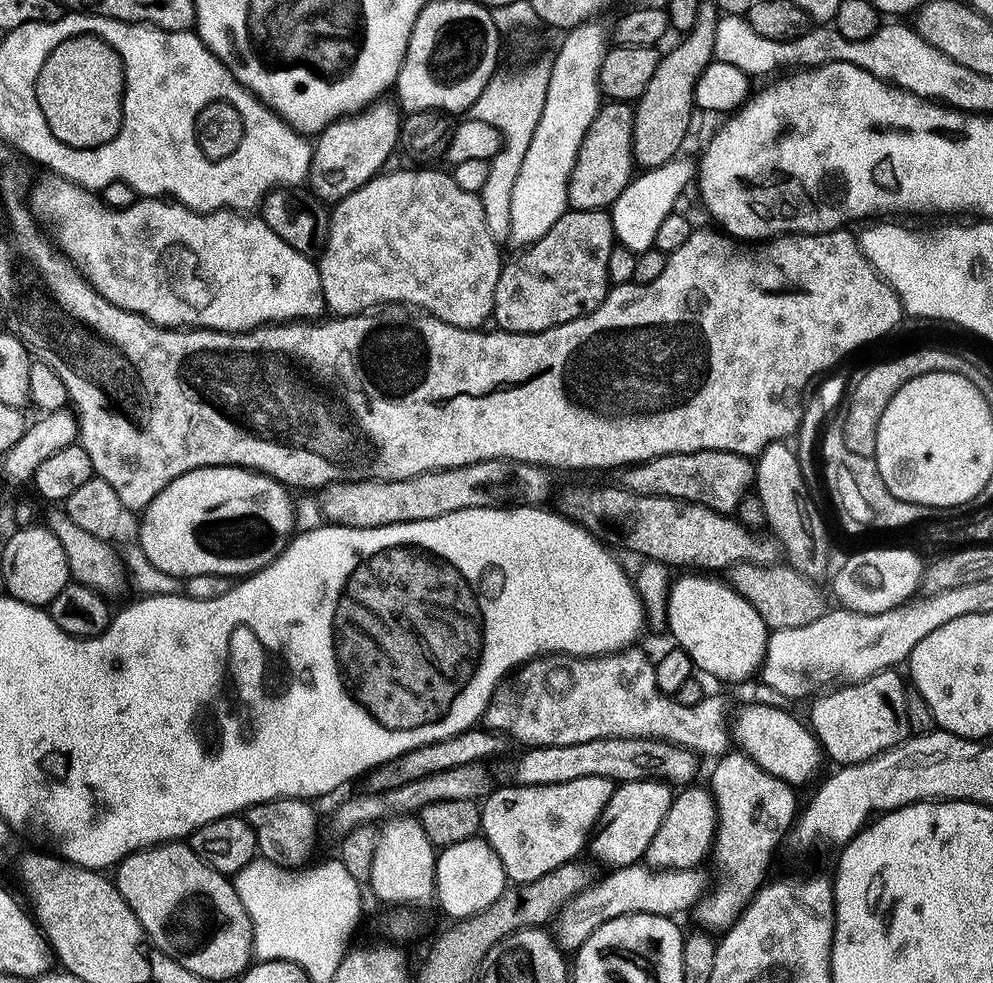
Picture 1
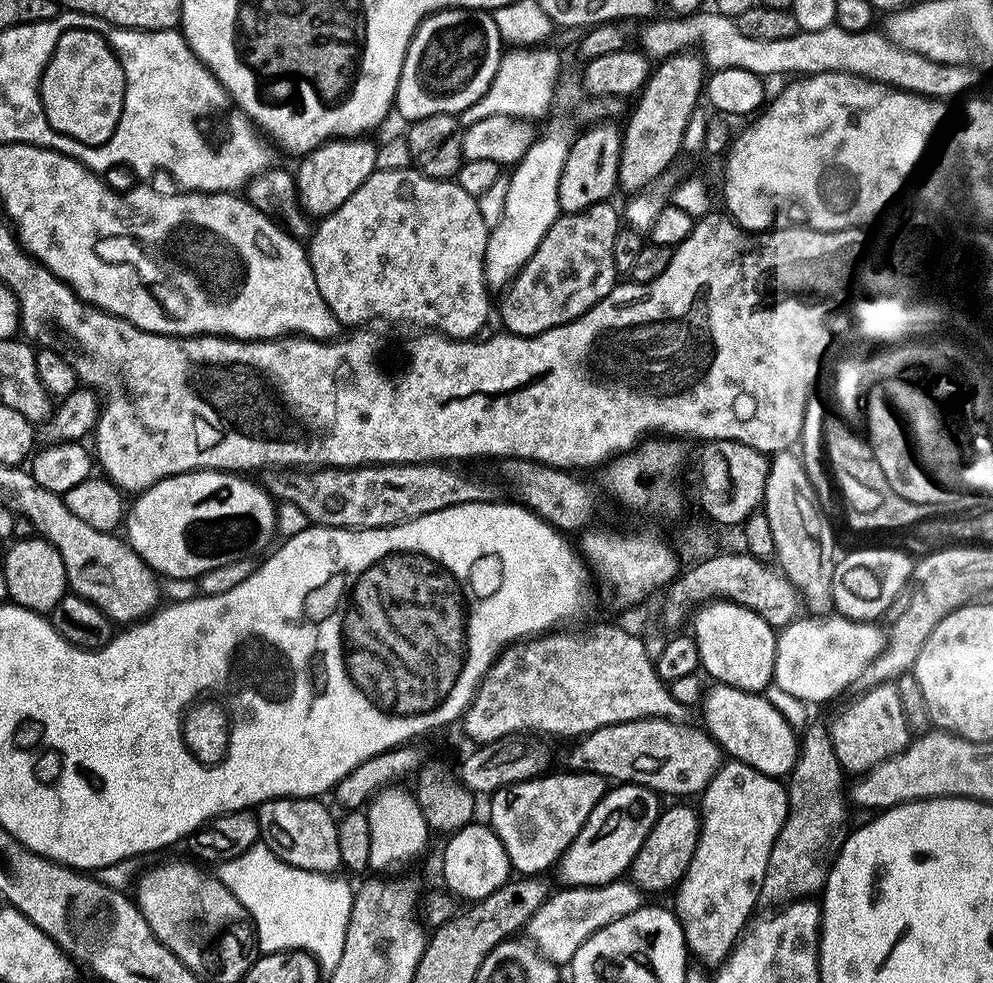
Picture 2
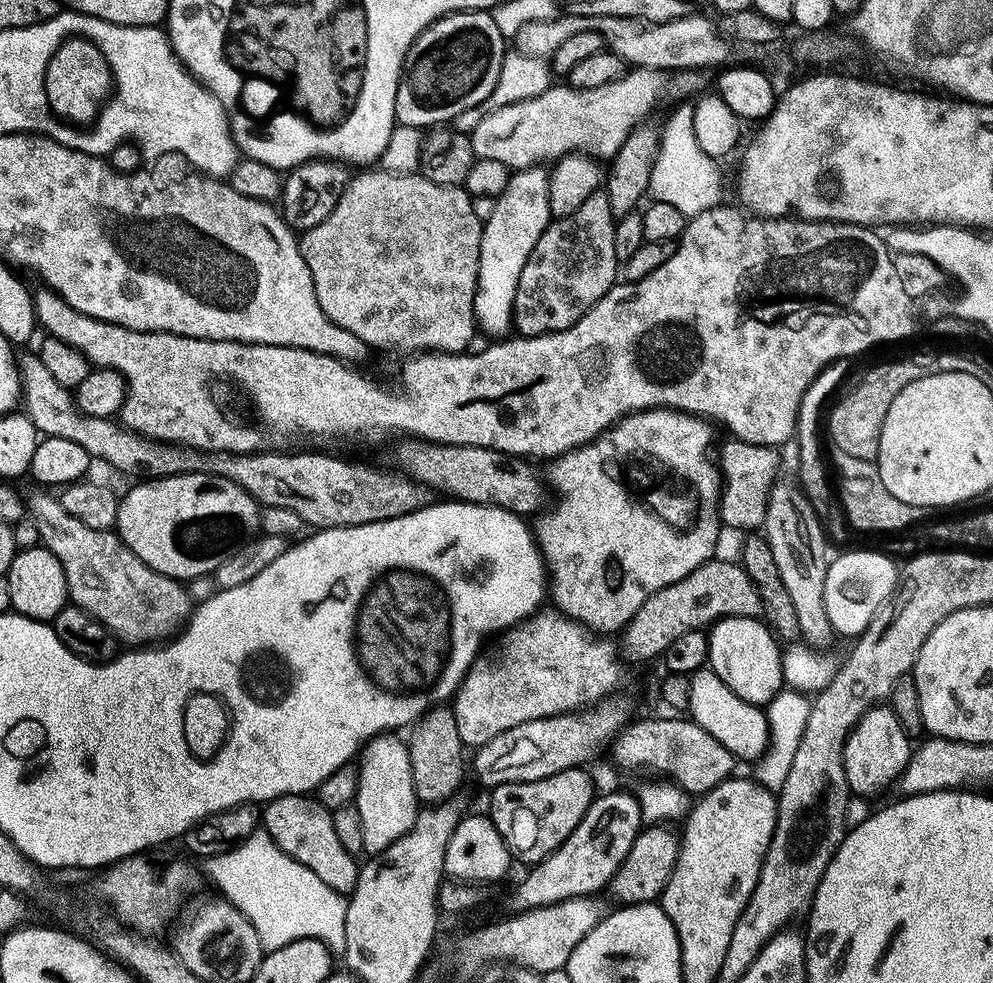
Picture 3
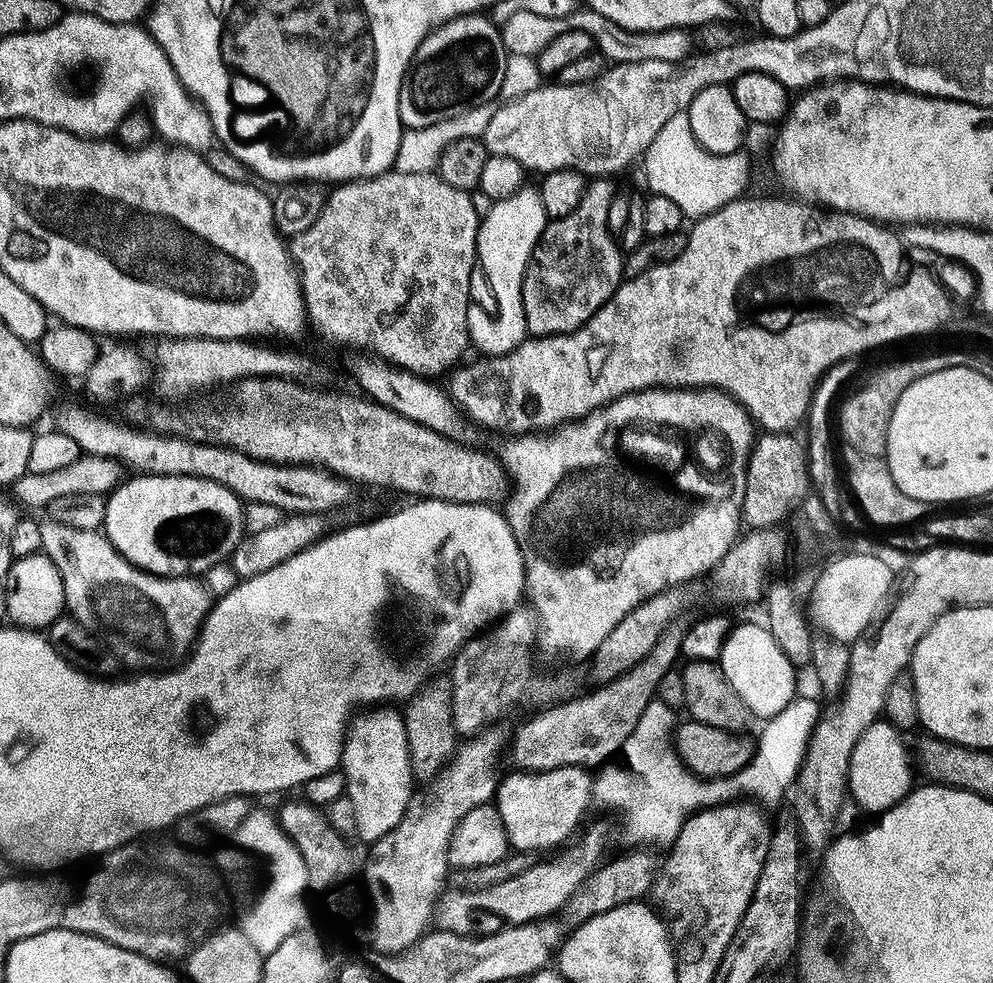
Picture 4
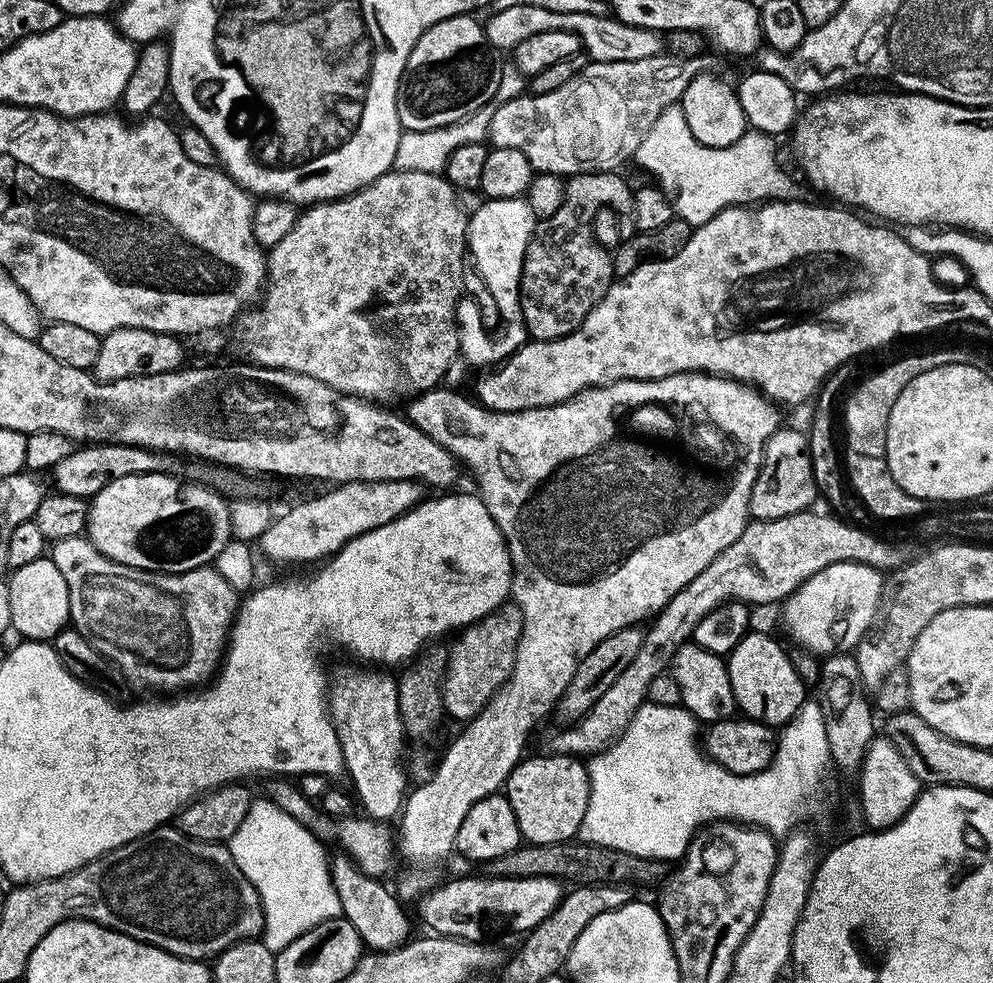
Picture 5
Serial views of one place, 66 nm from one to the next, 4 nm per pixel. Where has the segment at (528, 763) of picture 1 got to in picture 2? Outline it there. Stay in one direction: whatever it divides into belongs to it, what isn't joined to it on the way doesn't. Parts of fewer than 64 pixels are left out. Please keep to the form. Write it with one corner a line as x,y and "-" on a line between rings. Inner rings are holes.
645,718
625,724
602,726
573,743
576,745
564,756
568,763
565,764
567,771
593,772
603,776
605,781
637,784
665,797
699,797
704,787
718,774
722,749
707,731
689,726
686,722
663,718

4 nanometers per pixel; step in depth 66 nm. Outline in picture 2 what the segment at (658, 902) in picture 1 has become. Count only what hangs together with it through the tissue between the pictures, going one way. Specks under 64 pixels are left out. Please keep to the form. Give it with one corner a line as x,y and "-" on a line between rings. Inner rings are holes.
621,878
610,884
594,886
593,888
573,888
571,886
561,887
561,892
553,891
544,904
538,908
535,914
529,918
526,925
526,936
531,943
535,944
541,954
551,964
557,966
571,965
574,954
582,942
586,942
598,930
602,930
610,922
622,918
626,914
634,914
642,906
642,893
635,884
627,879

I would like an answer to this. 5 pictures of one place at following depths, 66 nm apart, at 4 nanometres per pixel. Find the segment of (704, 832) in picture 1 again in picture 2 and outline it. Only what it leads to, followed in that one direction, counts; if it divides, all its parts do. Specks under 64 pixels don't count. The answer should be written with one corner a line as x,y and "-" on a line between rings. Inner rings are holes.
676,802
673,808
665,807
660,816
654,822
650,834
646,834
646,842
642,842
642,848
634,858
630,869
631,883
640,889
641,893
662,892
666,888
673,889
680,883
686,874
690,864
690,858
694,858
694,850
700,833
700,818
695,807
691,803

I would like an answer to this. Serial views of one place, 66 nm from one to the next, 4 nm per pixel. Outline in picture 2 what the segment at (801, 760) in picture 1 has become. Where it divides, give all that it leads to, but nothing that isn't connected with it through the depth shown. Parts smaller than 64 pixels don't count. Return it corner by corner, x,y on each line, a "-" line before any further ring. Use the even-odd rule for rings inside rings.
716,682
705,691
702,701
702,709
703,708
703,727
706,729
708,735
720,745
721,749
723,749
731,759
741,760
746,766
750,766
754,770
758,770
767,776
784,778
791,773
792,767
796,765
796,757
798,755
798,732
797,729
785,719
784,713
779,712
778,709
768,701
767,695
759,692
738,690
729,684

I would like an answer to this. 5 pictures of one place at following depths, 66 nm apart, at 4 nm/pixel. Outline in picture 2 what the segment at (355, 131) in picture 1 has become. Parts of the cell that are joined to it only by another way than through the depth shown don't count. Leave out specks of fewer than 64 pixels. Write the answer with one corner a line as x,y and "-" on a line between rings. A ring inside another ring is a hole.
341,138
329,140
327,144
319,144
313,152
307,153
301,159
304,161
294,168
294,175
300,204
309,217
323,218
338,210
338,206
342,206
342,202
346,202
346,198
350,198
350,194
354,194
354,190
358,190
362,182
366,182
366,178
370,178
370,174
377,171
376,150
377,145
371,144
368,138

